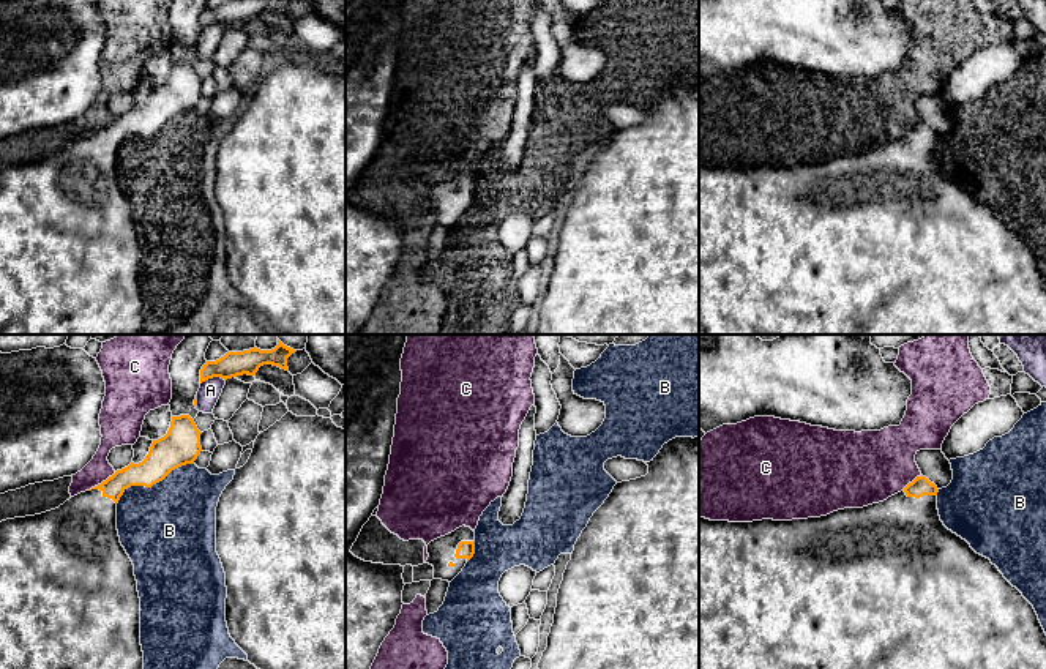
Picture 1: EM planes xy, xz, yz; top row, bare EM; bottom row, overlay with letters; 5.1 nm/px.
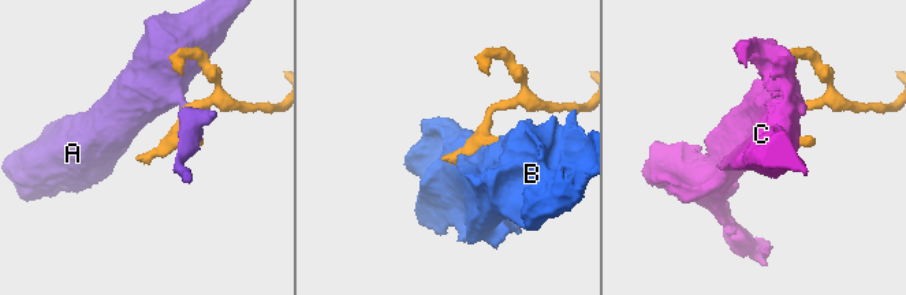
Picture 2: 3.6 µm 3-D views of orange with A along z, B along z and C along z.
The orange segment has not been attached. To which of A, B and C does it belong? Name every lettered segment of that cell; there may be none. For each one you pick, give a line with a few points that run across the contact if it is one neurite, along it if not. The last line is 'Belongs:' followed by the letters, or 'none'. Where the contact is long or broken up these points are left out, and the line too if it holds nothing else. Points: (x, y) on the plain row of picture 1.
Belongs: none

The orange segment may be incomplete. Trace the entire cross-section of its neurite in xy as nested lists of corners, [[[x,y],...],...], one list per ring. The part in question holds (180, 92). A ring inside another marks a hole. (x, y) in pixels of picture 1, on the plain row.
[[[189,62],[172,63],[167,80],[153,87],[142,109],[131,109],[55,156],[0,169],[0,334],[139,334],[144,330],[140,245],[134,211],[120,189],[117,150],[128,134],[151,134],[172,117],[194,110],[202,98],[200,80]]]

